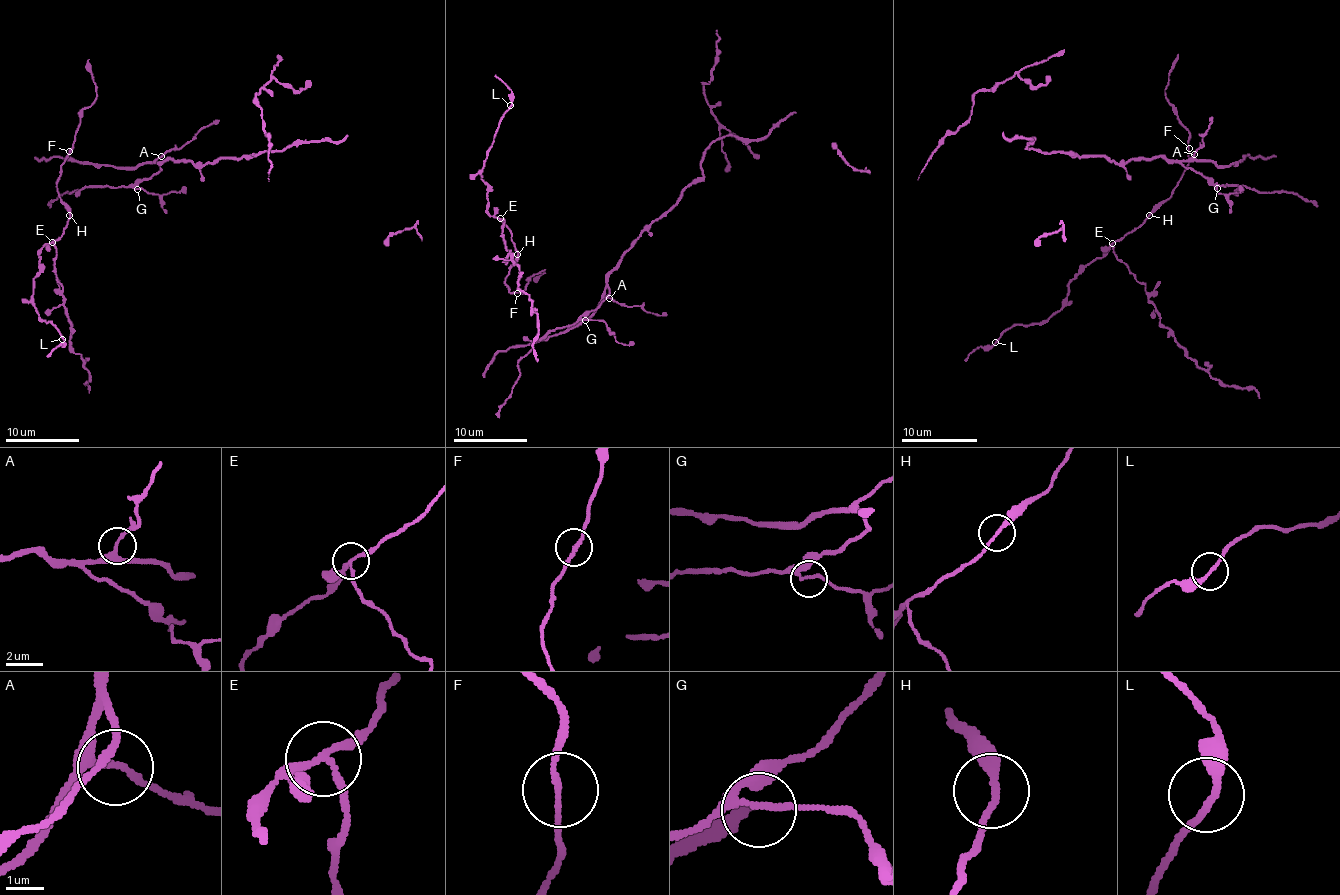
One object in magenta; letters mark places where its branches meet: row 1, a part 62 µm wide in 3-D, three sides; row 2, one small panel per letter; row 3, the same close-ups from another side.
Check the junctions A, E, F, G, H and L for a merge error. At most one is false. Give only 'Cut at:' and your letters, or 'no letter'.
Cut at: E

